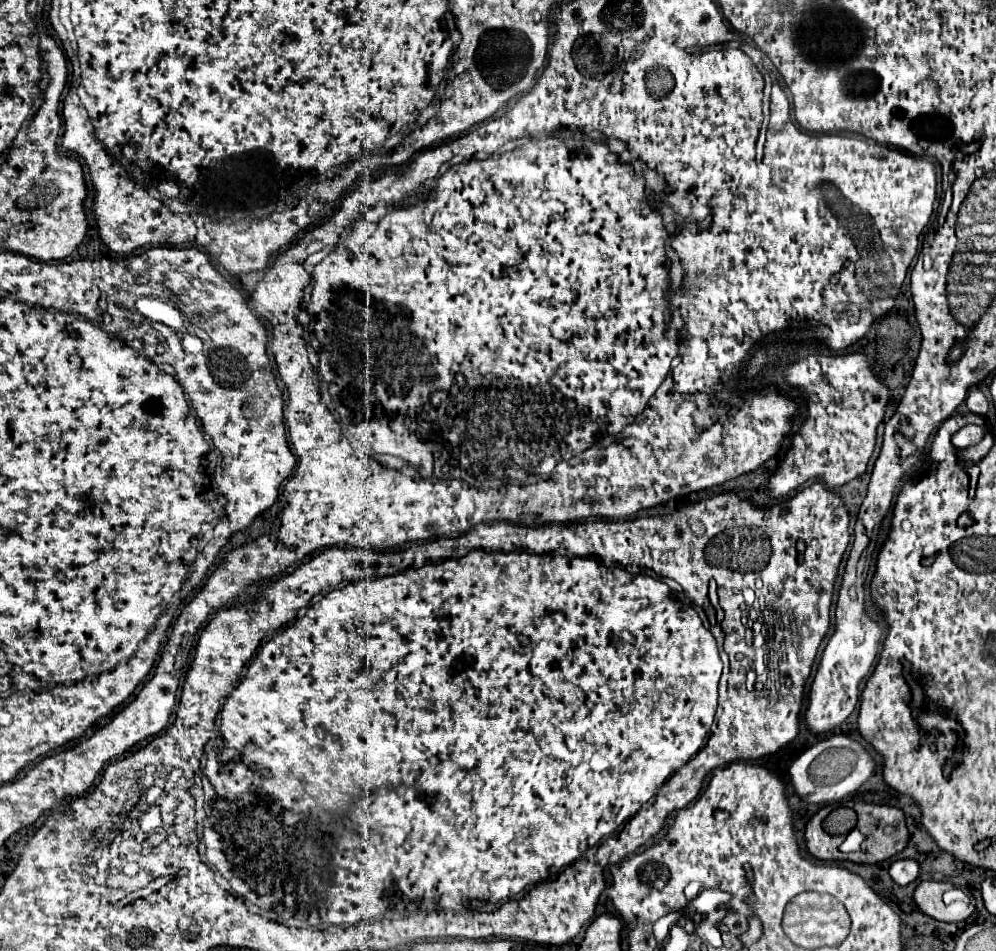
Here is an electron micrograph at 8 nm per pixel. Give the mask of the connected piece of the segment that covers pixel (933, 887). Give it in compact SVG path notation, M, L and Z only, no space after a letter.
M921 881L919 887L915 889L915 903L917 907L927 913L929 917L937 919L937 921L947 921L947 923L953 923L953 921L963 921L967 919L975 907L971 903L963 905L963 907L957 907L957 905L945 905L943 903L943 893L947 889L951 889L953 885L951 883L937 883L937 881Z

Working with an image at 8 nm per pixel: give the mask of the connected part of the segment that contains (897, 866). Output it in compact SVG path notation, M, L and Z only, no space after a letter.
M899 859L891 865L889 873L897 885L909 885L919 877L919 863L915 859Z

